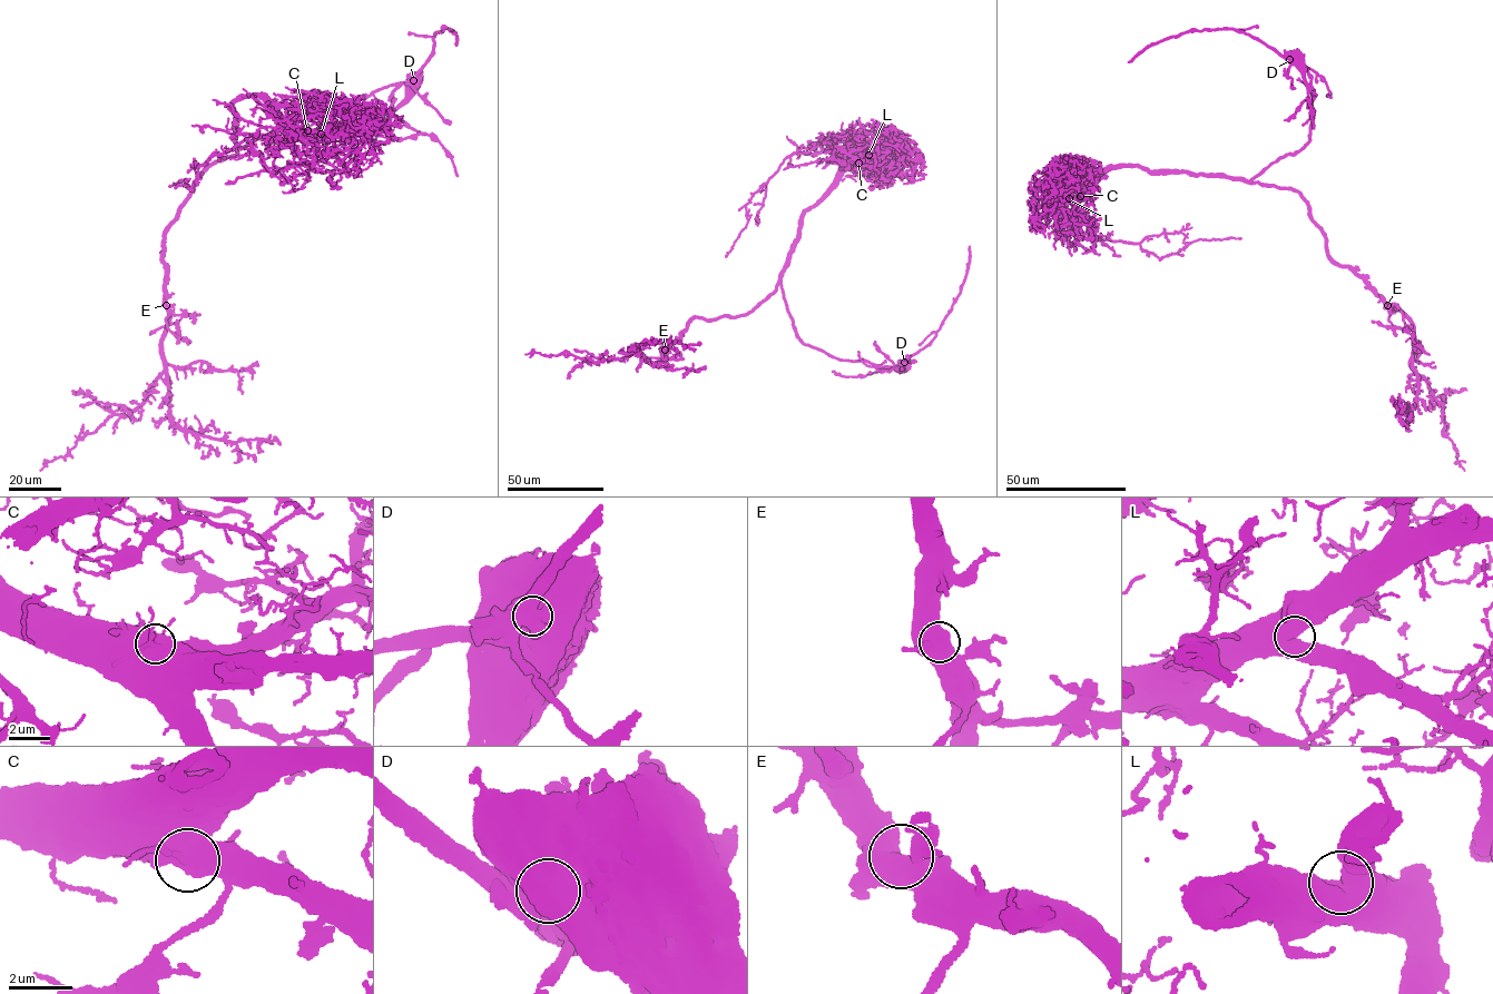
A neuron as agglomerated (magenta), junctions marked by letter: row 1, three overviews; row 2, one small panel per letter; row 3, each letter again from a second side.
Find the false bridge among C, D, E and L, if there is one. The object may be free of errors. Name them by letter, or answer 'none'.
D

